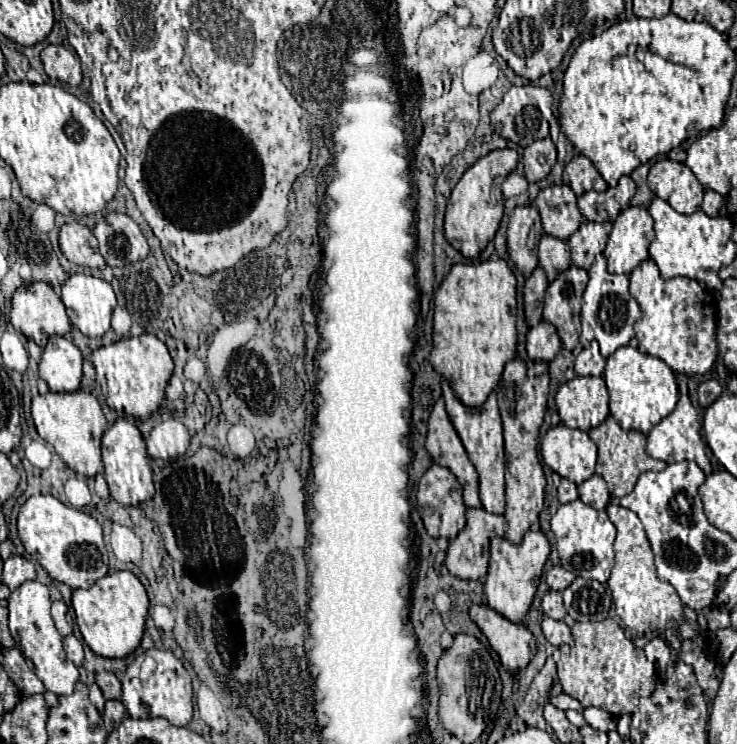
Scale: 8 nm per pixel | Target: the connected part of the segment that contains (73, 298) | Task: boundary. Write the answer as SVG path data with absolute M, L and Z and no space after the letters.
M72 274L62 284L62 302L66 306L72 326L78 328L84 336L102 338L110 330L110 316L112 316L112 310L116 308L116 296L111 284L106 280L88 276L88 274Z

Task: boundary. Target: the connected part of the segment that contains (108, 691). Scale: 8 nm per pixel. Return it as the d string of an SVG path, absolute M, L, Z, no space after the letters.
M112 672L96 674L96 684L100 686L106 700L120 700L122 698L122 684Z

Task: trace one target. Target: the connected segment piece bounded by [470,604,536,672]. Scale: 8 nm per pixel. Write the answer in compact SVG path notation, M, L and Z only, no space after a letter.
M484 604L472 606L470 618L488 638L508 672L518 672L528 666L536 654L536 638L524 624L514 624Z

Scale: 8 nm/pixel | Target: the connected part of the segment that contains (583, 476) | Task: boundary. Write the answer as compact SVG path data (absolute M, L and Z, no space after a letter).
M564 424L552 426L540 442L540 452L554 472L574 484L582 484L594 474L598 448L588 432L572 430Z

